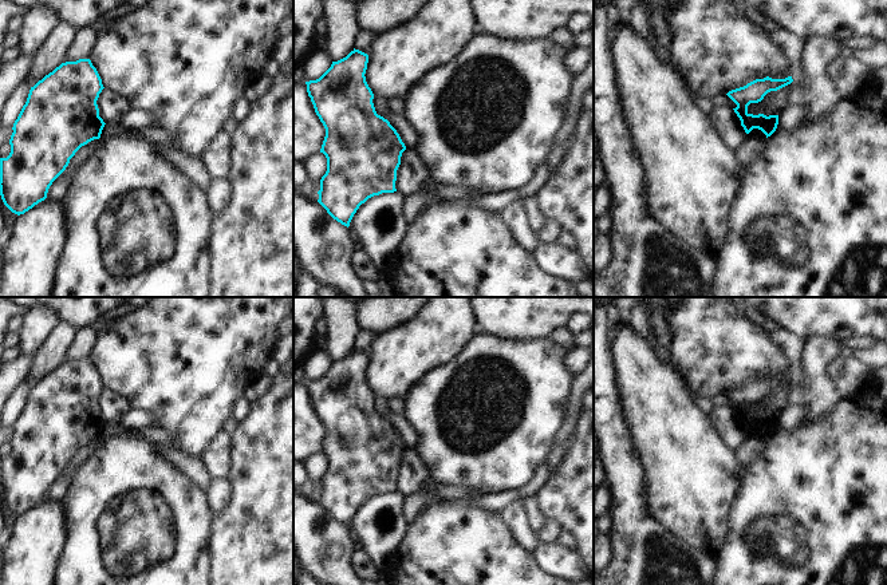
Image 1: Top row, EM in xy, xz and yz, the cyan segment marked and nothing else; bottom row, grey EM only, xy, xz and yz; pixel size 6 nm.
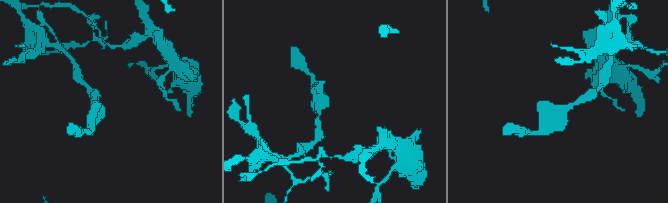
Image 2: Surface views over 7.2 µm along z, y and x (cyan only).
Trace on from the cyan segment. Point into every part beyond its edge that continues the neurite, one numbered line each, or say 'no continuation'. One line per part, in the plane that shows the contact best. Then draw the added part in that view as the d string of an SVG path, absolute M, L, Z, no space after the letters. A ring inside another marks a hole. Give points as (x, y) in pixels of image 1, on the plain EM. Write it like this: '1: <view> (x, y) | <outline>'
no continuation

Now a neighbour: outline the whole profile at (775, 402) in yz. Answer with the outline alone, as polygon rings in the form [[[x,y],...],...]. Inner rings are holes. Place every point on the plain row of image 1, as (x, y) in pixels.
[[[795,380],[777,390],[768,392],[764,399],[758,403],[750,403],[748,406],[748,414],[758,415],[764,414],[766,416],[769,415],[780,415],[788,406],[791,400],[791,391],[795,386]]]

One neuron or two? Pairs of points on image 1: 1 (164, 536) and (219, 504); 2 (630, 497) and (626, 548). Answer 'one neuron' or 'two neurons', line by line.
1: two neurons
2: one neuron

